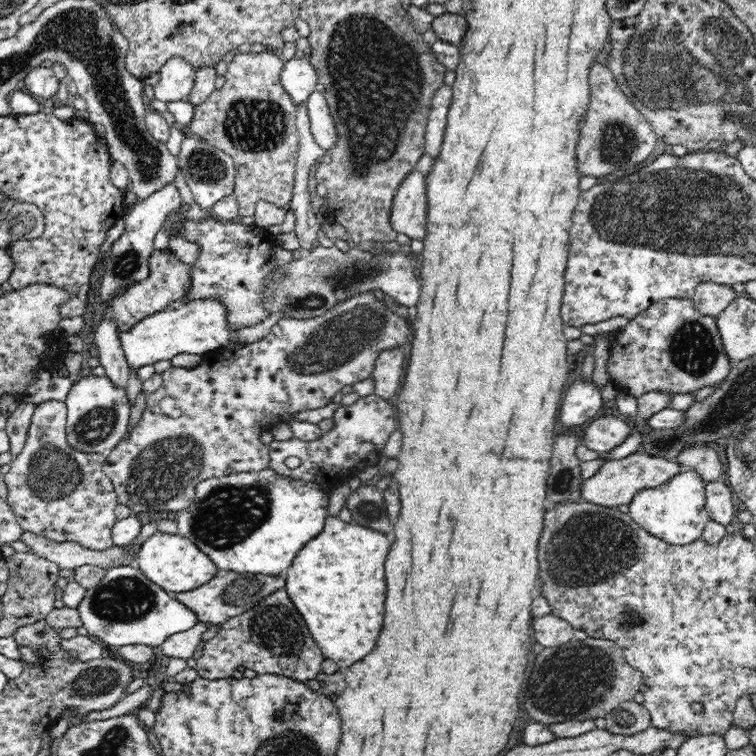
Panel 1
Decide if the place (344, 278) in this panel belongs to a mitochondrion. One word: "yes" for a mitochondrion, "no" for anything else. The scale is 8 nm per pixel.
yes

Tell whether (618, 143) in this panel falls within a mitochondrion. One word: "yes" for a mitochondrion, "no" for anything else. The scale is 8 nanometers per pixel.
yes

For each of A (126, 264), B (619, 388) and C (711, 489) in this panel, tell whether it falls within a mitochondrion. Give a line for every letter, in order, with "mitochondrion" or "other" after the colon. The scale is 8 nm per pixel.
A: mitochondrion
B: other
C: other

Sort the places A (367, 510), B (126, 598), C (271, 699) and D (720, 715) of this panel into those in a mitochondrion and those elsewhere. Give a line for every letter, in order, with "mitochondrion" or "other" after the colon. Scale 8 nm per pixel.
A: mitochondrion
B: mitochondrion
C: other
D: other

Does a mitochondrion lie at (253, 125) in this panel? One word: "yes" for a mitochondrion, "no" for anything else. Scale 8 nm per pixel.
yes

